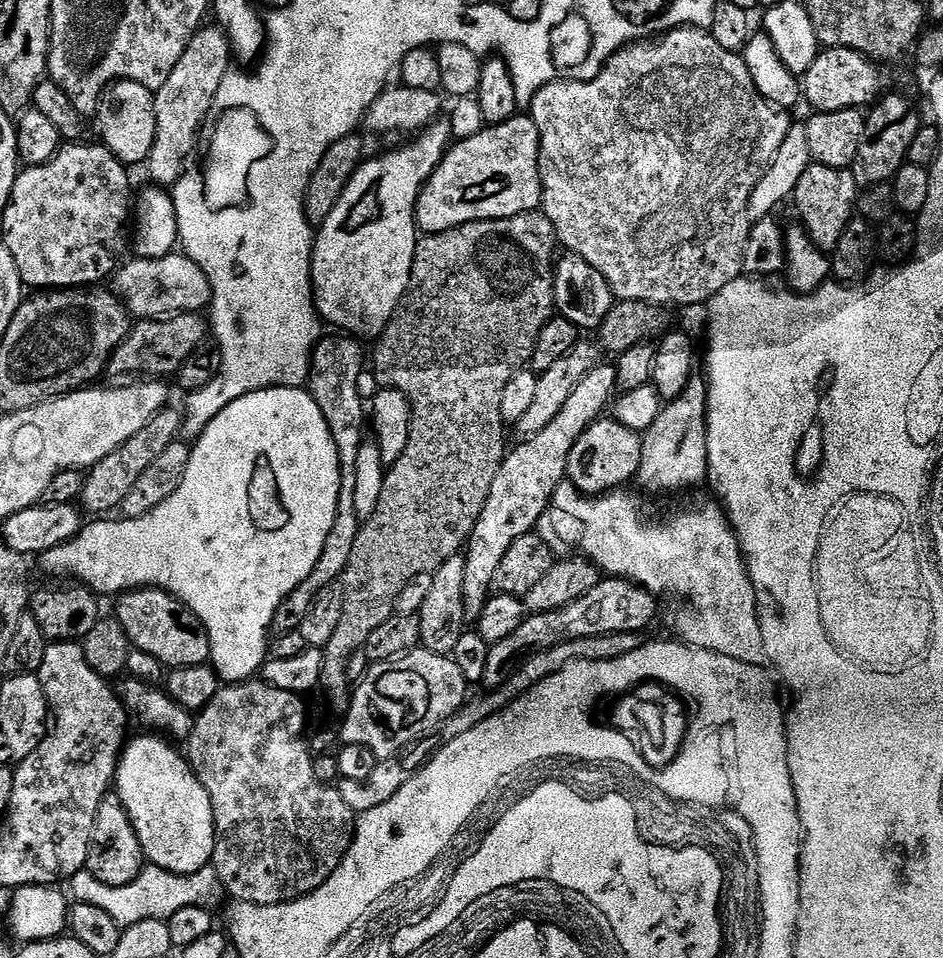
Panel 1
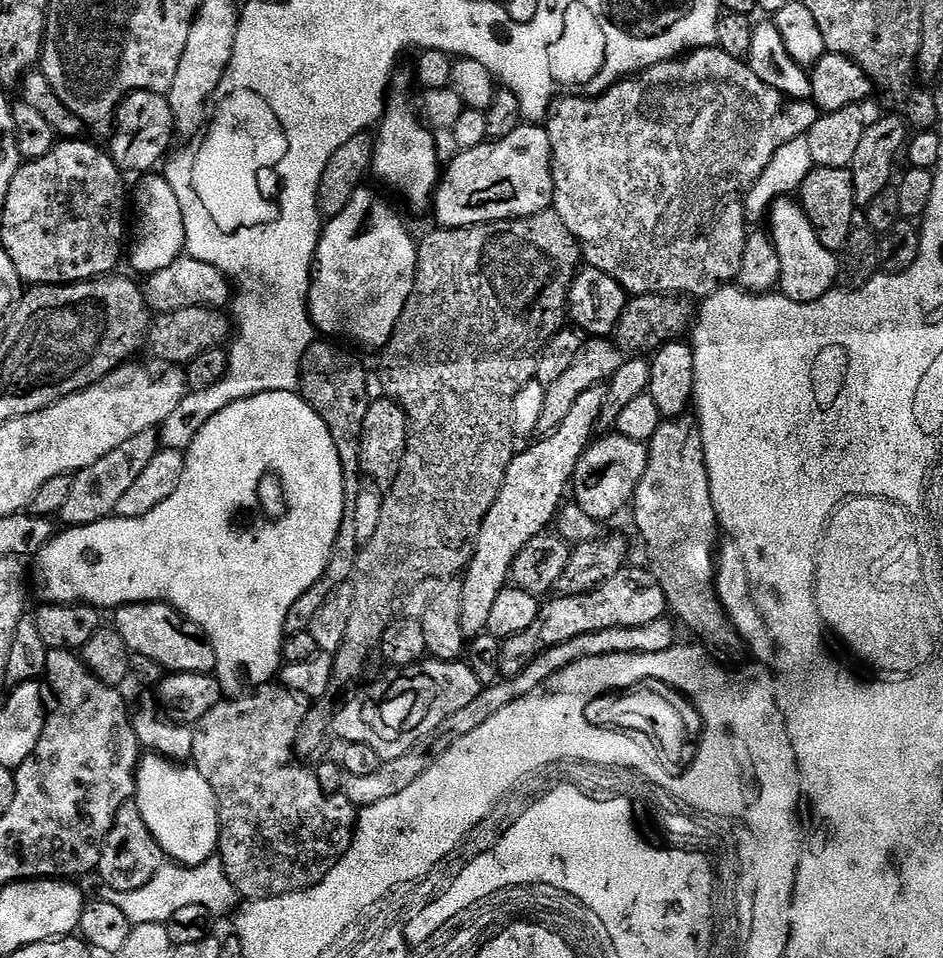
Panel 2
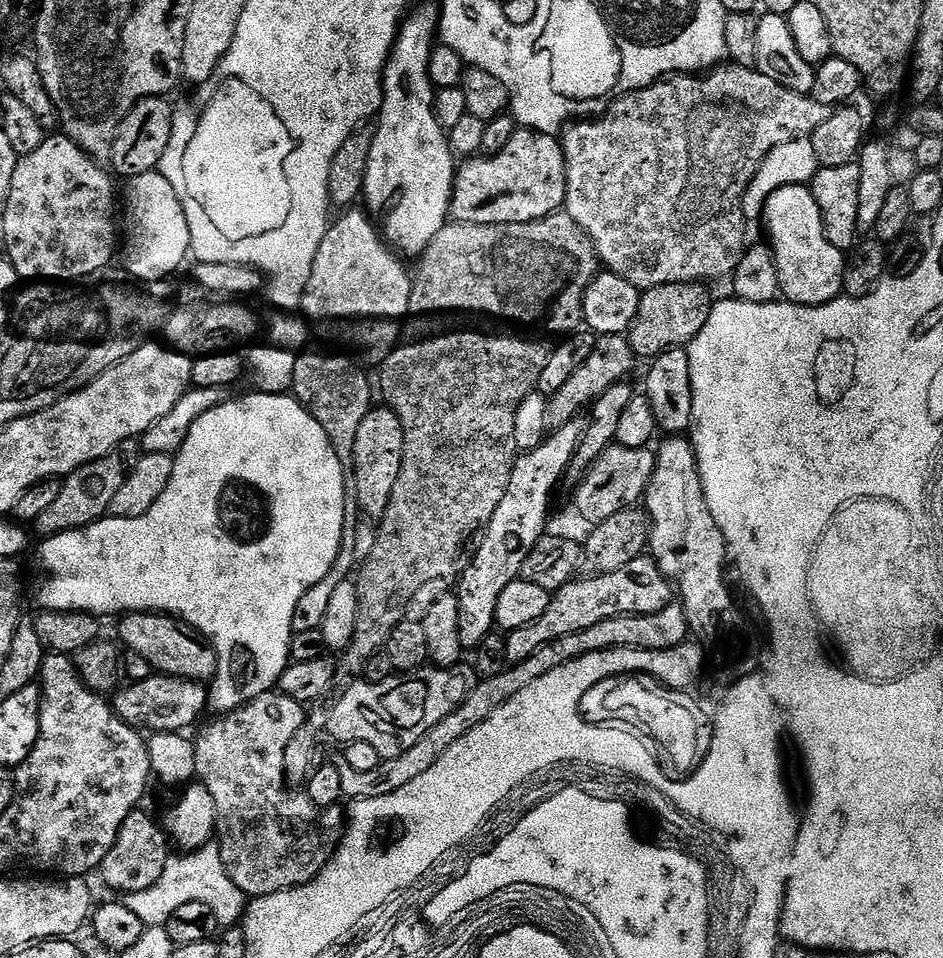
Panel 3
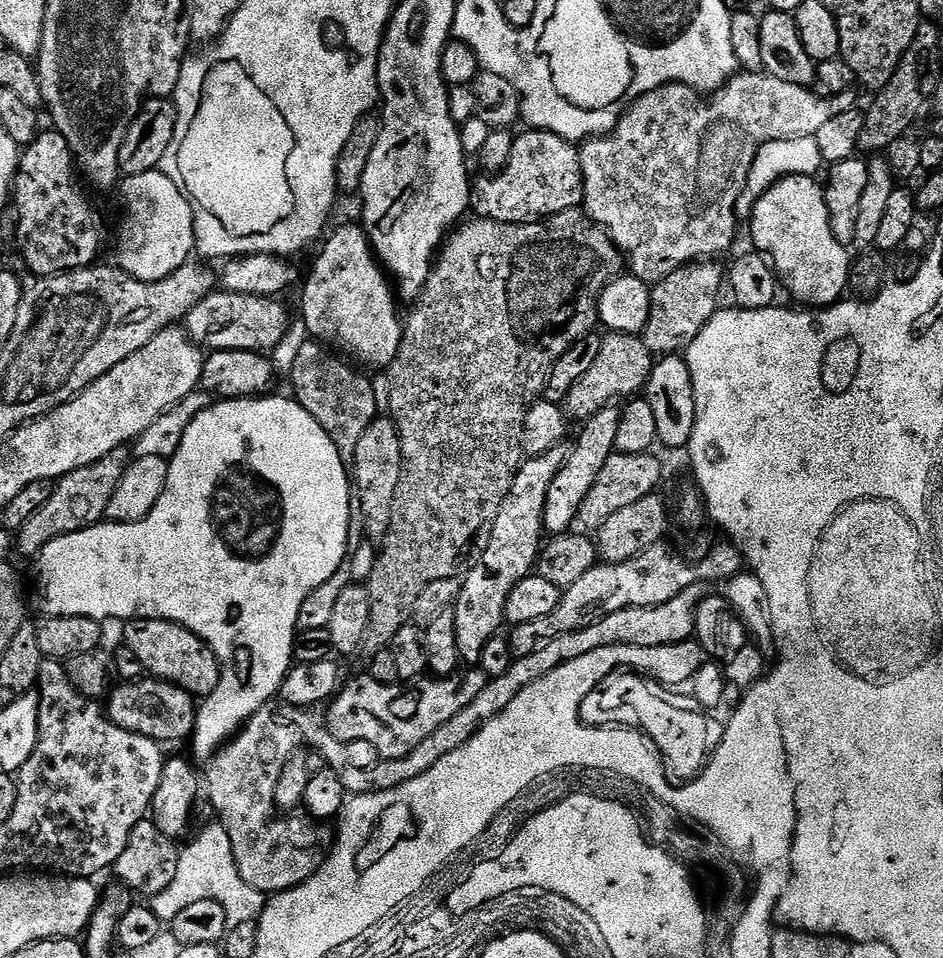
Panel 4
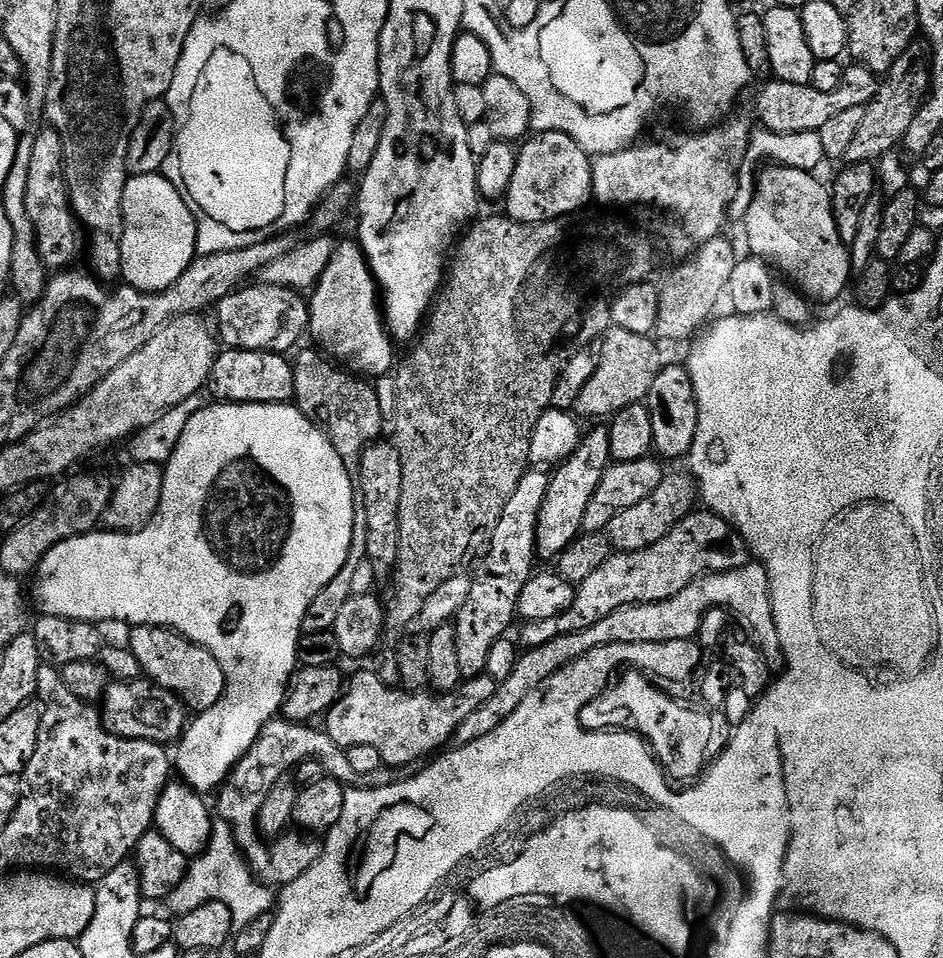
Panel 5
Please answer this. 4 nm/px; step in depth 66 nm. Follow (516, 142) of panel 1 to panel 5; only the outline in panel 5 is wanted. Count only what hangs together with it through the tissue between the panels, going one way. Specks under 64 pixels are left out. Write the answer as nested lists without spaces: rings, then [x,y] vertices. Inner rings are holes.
[[[536,132],[529,135],[519,145],[514,166],[514,178],[510,178],[508,193],[502,198],[503,211],[508,219],[523,224],[545,224],[547,220],[559,220],[571,217],[587,200],[593,199],[592,194],[592,160],[584,148],[574,142],[572,136],[561,132]]]

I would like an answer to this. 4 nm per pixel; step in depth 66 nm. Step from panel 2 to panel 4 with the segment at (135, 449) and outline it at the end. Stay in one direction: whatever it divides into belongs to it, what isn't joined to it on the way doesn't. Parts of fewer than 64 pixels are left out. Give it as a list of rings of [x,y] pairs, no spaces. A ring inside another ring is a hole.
[[[117,450],[90,466],[75,468],[70,474],[61,476],[50,502],[46,502],[46,506],[42,506],[42,510],[38,510],[38,514],[34,514],[34,518],[15,533],[14,544],[18,552],[31,558],[39,557],[40,551],[54,542],[54,538],[81,532],[101,523],[106,517],[106,506],[110,506],[110,498],[114,498],[114,490],[118,490],[118,482],[122,482],[124,471],[128,469],[130,456],[126,453]]]

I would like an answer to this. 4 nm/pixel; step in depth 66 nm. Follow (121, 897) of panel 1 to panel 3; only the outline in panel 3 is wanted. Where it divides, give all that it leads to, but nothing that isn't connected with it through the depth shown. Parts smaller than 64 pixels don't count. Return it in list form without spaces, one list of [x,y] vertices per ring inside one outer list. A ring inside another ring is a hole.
[[[209,842],[203,848],[195,849],[188,860],[188,893],[184,893],[184,860],[180,856],[173,855],[165,866],[161,878],[152,888],[142,893],[130,893],[123,897],[122,903],[129,907],[147,927],[158,927],[167,925],[174,910],[180,909],[186,899],[194,902],[202,902],[214,910],[214,918],[221,929],[234,928],[241,923],[244,916],[244,903],[246,897],[238,886],[226,874],[226,866],[220,857],[220,845]]]

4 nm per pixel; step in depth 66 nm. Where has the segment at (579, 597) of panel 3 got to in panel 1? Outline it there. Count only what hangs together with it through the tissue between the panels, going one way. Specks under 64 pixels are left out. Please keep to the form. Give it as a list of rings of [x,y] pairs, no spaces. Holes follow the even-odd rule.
[[[604,578],[589,593],[582,594],[577,601],[549,613],[525,615],[521,624],[509,637],[502,638],[488,650],[486,680],[489,685],[505,684],[521,664],[536,652],[562,646],[562,642],[574,642],[578,638],[594,638],[606,634],[623,632],[643,633],[643,628],[652,624],[656,616],[657,597],[651,592],[633,584],[631,580]]]

